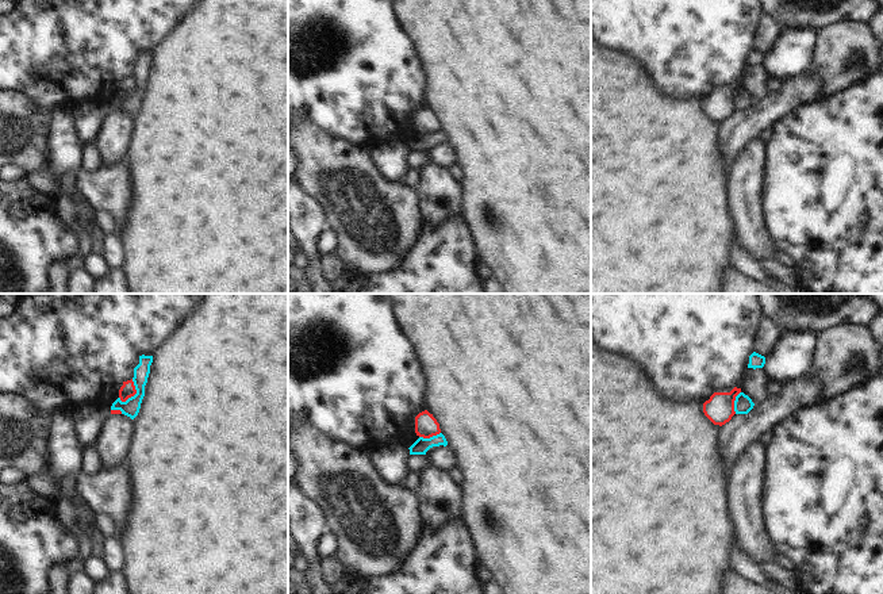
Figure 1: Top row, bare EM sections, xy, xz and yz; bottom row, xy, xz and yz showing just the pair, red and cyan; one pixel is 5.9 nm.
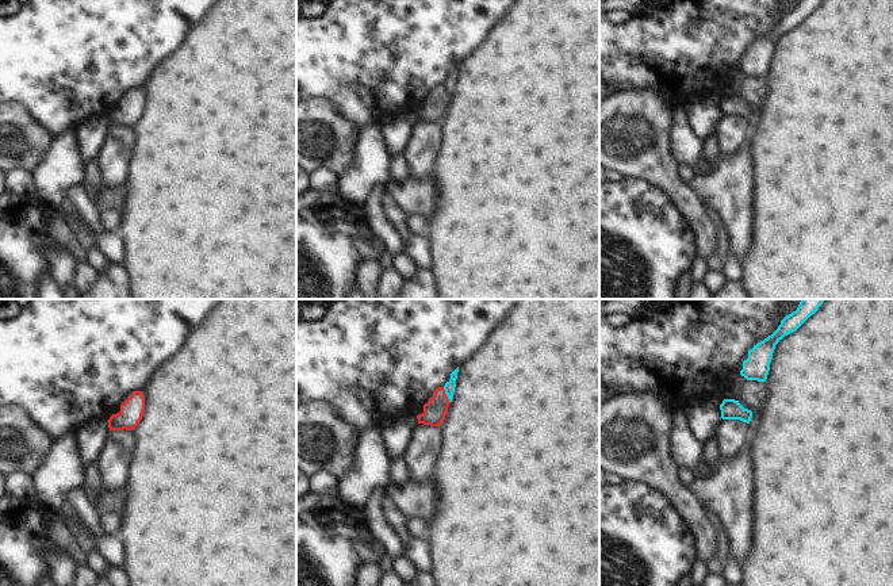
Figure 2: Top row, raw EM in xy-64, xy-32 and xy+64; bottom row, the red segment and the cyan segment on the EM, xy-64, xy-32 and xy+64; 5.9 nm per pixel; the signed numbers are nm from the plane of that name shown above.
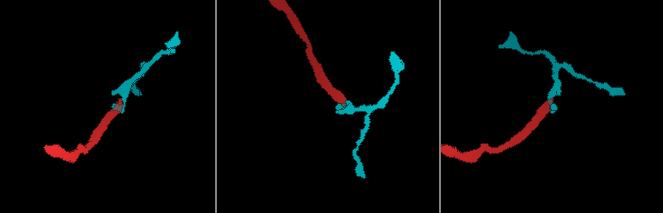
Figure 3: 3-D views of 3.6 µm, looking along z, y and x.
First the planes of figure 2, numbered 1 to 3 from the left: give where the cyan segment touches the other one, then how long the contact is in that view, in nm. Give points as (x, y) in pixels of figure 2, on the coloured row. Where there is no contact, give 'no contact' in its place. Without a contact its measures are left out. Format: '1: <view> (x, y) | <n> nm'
1: no contact
2: xy-32 (445, 395) | 100 nm
3: no contact

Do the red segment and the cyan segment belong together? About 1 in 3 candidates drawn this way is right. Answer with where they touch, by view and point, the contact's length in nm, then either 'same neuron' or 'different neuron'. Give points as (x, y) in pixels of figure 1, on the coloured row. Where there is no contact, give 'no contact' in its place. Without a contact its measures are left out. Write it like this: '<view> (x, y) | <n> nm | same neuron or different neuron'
xy (135, 393) | 160 nm | different neuron

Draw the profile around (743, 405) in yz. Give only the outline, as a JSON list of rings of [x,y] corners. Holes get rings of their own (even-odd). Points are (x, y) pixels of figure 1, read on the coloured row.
[[[740,392],[736,396],[736,401],[734,401],[736,414],[748,414],[753,409],[753,406],[755,403],[752,402],[752,399],[744,392]]]

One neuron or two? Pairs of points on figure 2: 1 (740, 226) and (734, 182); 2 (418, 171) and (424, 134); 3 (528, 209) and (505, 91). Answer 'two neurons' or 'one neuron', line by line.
1: one neuron
2: one neuron
3: one neuron

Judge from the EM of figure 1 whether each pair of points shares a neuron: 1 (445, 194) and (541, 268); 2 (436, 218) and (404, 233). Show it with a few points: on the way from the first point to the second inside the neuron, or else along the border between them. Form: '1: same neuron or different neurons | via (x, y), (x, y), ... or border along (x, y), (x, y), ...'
1: different neurons | border along (459, 181), (461, 217)
2: different neurons | border along (415, 194), (419, 213), (425, 221)

